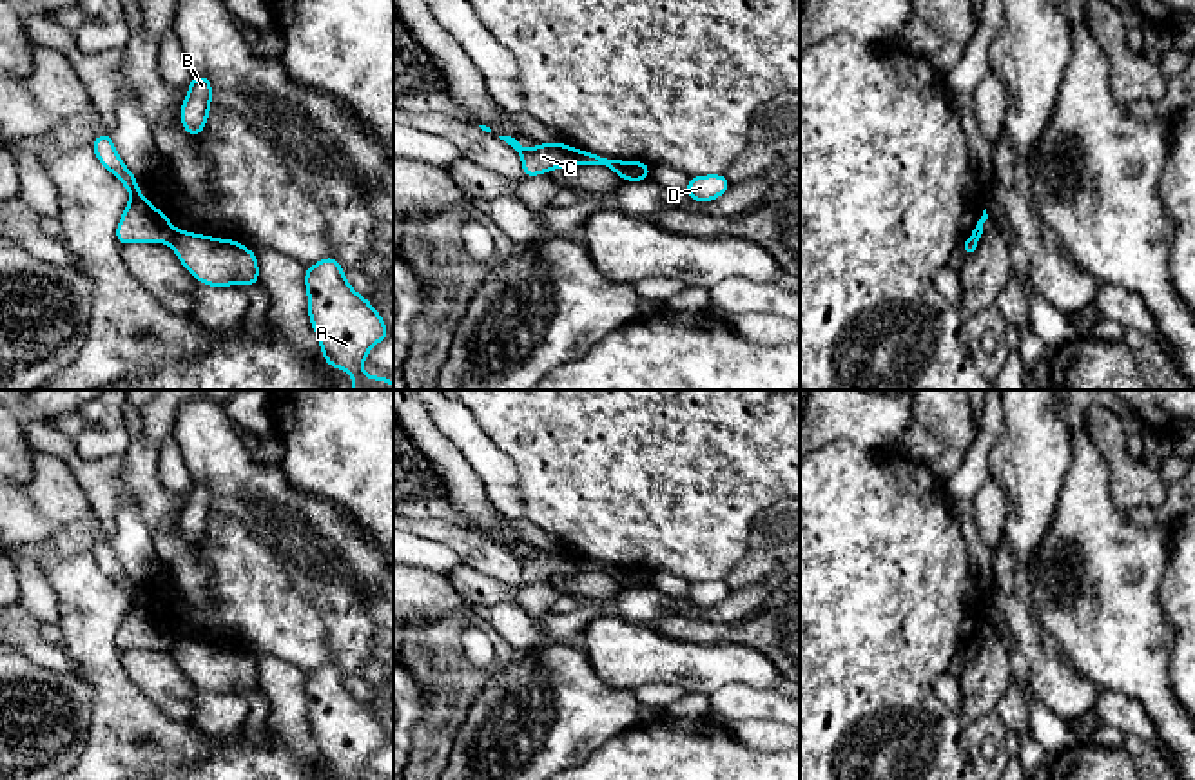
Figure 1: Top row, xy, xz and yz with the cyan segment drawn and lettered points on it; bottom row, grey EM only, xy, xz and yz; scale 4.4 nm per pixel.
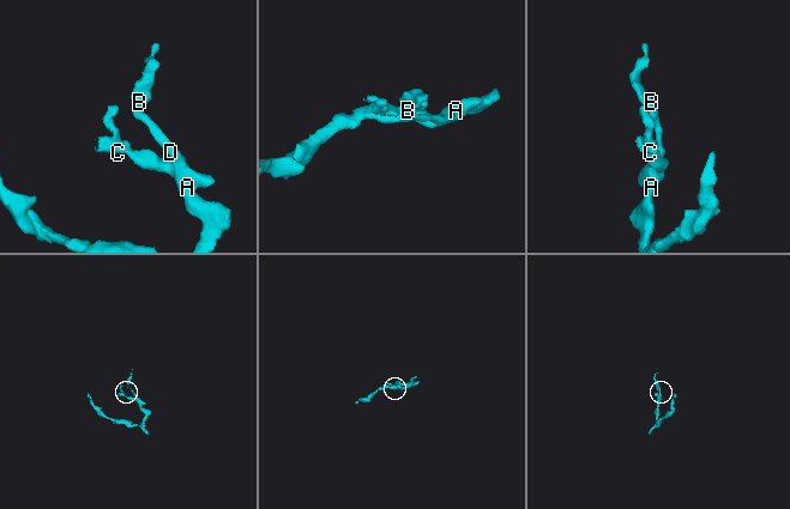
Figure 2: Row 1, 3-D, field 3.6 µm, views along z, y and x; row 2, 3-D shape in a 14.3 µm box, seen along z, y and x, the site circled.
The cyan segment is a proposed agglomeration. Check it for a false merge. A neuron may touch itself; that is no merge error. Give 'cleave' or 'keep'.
cleave

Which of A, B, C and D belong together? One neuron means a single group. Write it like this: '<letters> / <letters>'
A B D / C

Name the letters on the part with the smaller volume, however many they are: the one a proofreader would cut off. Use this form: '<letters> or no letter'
C

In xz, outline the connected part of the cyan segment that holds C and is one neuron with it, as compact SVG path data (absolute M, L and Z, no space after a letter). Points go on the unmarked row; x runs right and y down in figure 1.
M511 542L499 544L519 559L524 584L546 580L551 575L568 575L578 571L577 557L568 550L539 550L537 553L528 555Z

